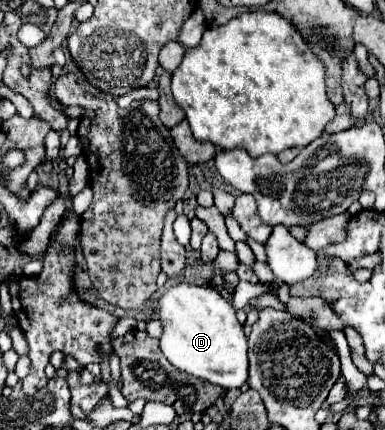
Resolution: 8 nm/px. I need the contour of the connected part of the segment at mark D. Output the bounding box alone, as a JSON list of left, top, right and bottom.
[156,282,246,388]

